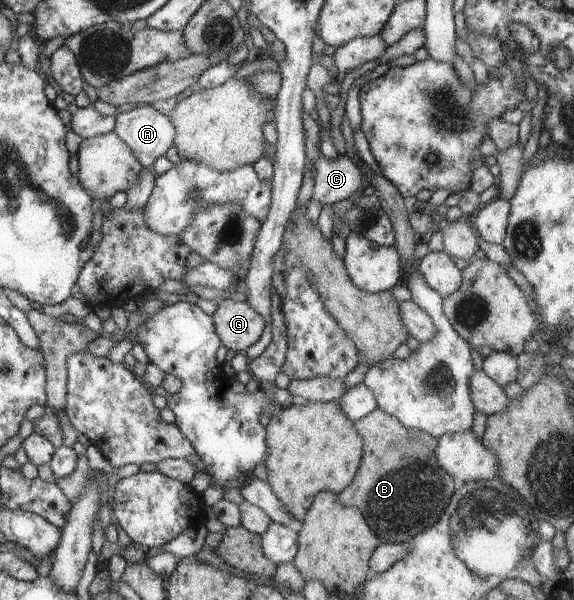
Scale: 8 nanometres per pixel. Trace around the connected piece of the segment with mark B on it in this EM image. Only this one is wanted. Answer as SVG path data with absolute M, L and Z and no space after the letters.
M376 408L369 415L354 423L356 432L363 440L363 453L354 480L337 496L338 502L345 506L357 508L384 543L404 544L414 534L422 533L440 518L456 490L454 479L436 464L435 448L438 439L427 432L407 429L400 421Z

